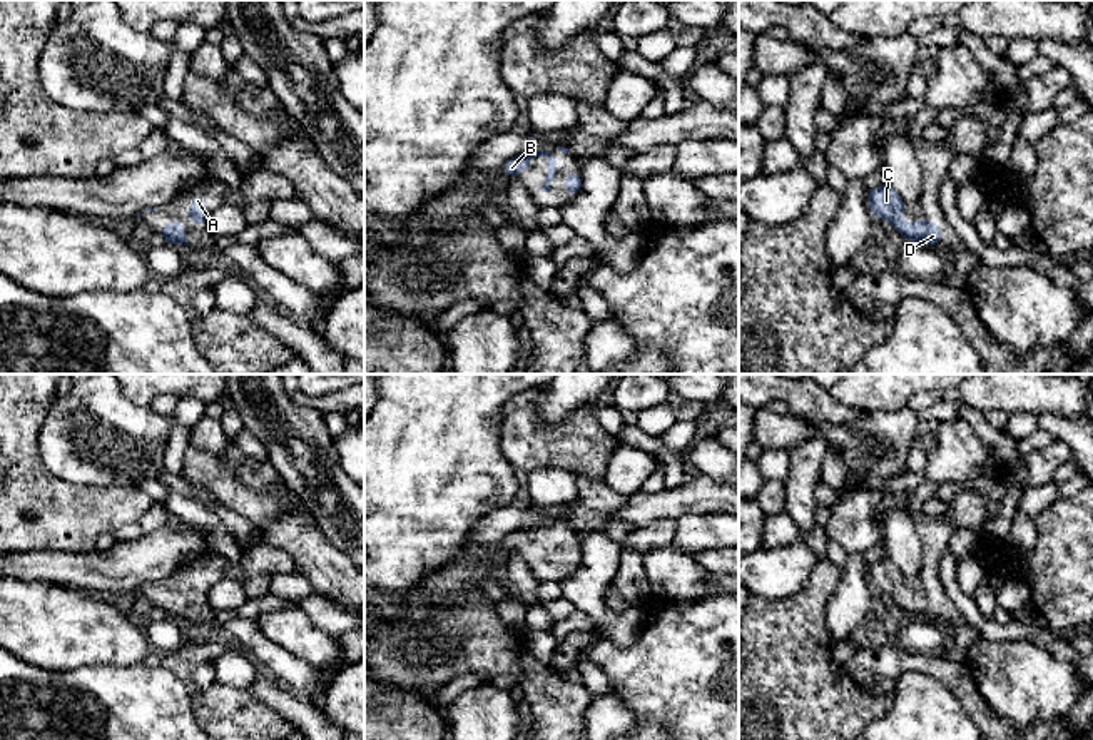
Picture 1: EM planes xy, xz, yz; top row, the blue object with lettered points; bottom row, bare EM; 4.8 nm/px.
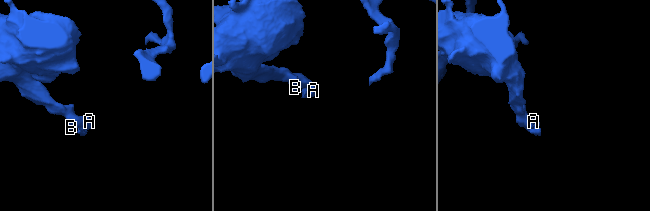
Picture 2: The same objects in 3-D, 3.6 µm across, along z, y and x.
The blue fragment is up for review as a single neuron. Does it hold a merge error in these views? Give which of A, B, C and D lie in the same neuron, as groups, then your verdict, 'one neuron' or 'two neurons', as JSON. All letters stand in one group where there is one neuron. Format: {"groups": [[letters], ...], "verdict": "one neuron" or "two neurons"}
{"groups": [["A", "B", "C", "D"]], "verdict": "one neuron"}

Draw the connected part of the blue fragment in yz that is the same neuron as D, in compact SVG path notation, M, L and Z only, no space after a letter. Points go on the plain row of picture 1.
M884 556L874 565L866 566L866 573L871 586L877 593L889 595L892 598L892 605L914 618L929 618L939 625L941 601L934 600L929 591L916 595L913 600L896 595L904 588L906 576L891 558Z

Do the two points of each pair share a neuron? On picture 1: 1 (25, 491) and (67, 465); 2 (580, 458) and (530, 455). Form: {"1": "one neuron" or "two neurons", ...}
{"1": "two neurons", "2": "one neuron"}

